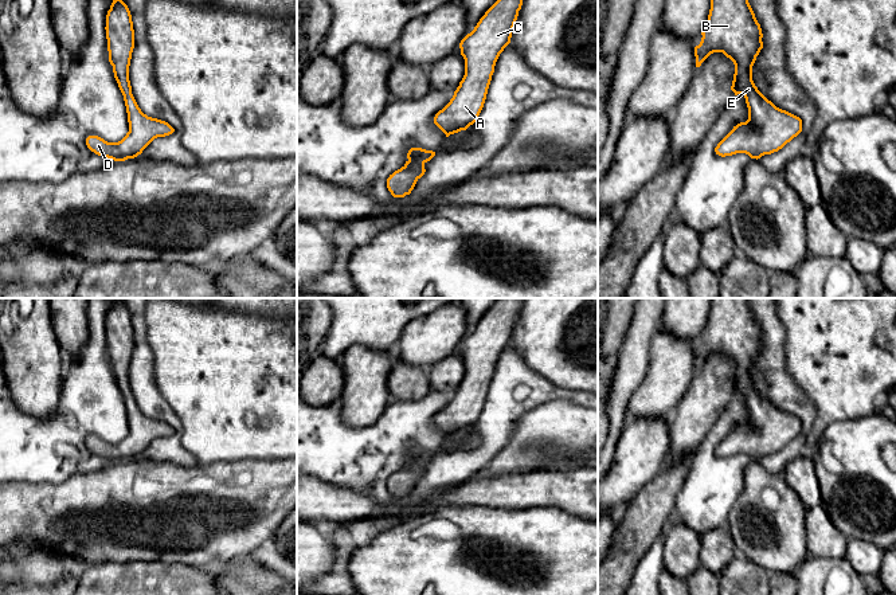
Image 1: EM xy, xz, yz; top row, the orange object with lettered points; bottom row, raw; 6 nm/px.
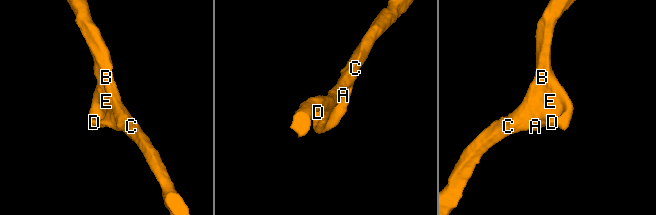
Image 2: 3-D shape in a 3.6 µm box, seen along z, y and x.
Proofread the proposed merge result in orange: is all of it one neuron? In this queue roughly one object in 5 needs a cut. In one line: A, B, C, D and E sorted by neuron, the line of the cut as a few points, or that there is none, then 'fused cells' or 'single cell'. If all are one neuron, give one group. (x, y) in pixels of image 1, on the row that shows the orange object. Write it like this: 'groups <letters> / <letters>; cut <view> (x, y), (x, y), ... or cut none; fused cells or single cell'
groups A B C D E; cut none; single cell

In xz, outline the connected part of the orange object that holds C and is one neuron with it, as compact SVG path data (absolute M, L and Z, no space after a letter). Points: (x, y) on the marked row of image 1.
M497 0L474 30L459 43L465 75L450 102L434 117L434 124L449 137L473 125L486 99L496 62L510 43L523 0Z

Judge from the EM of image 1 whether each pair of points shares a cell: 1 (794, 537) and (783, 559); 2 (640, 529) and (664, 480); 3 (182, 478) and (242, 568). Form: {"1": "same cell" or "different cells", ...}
{"1": "same cell", "2": "same cell", "3": "different cells"}

